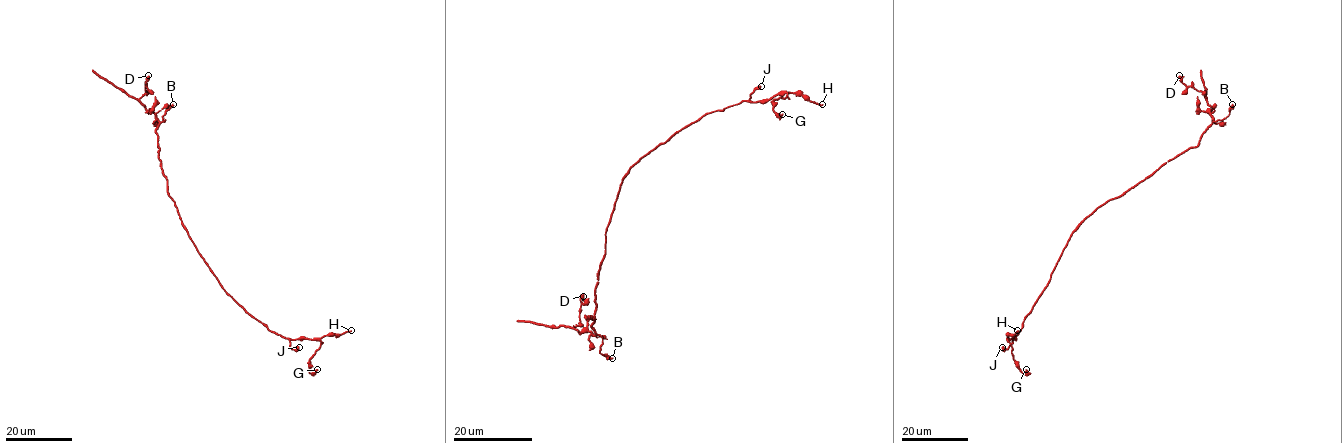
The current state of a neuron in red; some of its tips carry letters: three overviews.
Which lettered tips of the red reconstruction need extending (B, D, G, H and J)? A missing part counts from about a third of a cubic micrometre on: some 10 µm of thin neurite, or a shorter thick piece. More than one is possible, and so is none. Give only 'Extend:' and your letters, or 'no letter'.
Extend: no letter

